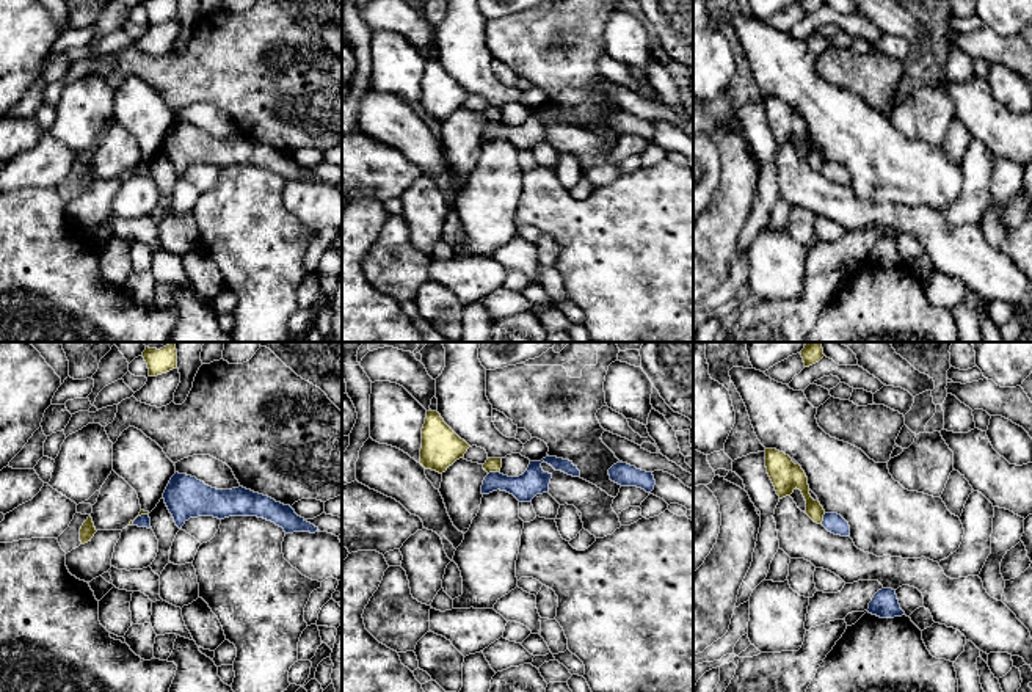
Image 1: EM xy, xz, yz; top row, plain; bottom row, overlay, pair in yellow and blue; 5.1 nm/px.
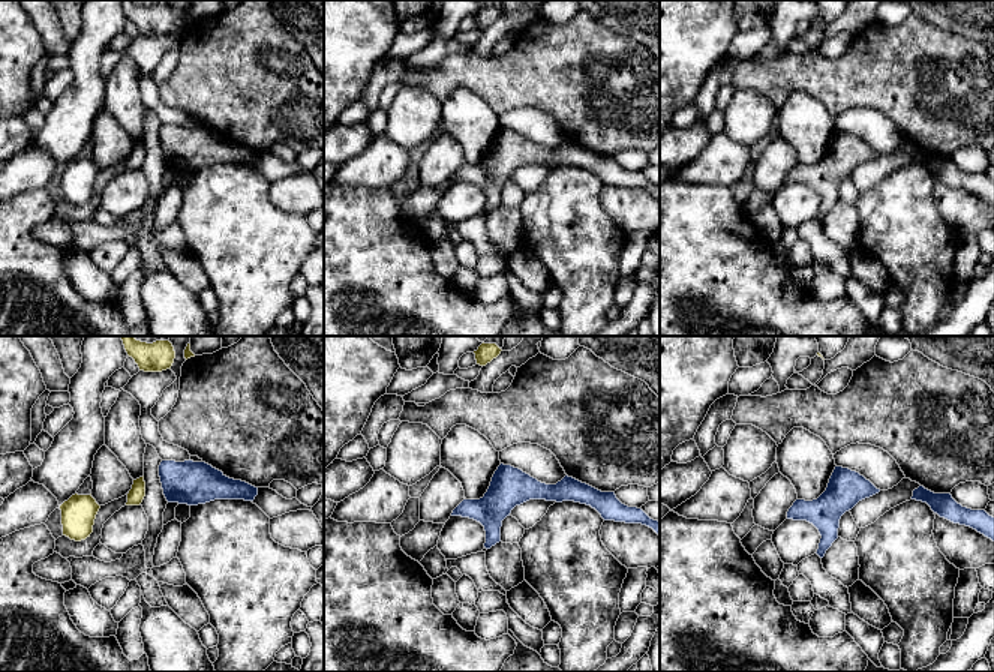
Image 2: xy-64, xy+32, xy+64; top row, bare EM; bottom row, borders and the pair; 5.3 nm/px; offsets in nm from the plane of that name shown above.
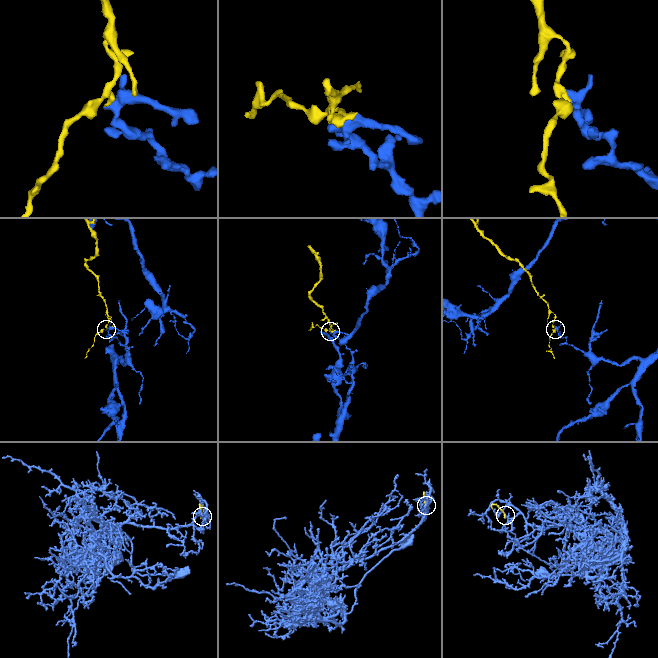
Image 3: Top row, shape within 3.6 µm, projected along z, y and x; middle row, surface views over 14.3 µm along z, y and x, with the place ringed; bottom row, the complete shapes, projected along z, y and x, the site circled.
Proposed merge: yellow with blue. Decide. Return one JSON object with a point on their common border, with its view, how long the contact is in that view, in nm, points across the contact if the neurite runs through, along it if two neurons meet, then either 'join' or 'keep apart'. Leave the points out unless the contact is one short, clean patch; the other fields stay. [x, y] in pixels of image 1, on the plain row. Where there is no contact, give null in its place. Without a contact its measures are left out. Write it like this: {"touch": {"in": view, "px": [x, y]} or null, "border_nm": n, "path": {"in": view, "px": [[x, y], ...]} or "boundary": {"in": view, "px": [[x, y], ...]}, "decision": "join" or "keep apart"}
{"touch": {"in": "xz", "px": [493, 120]}, "border_nm": 70, "boundary": {"in": "xz", "px": [[499, 120], [488, 123]]}, "decision": "keep apart"}

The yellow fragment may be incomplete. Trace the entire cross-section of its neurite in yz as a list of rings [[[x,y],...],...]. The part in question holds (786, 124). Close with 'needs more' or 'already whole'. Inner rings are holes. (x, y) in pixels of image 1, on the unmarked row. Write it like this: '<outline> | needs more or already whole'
[[[765,97],[767,122],[779,148],[800,138],[806,149],[806,163],[817,173],[822,173],[825,158],[819,149],[809,143],[808,126],[800,113],[795,113],[789,104],[776,97]]] | already whole

